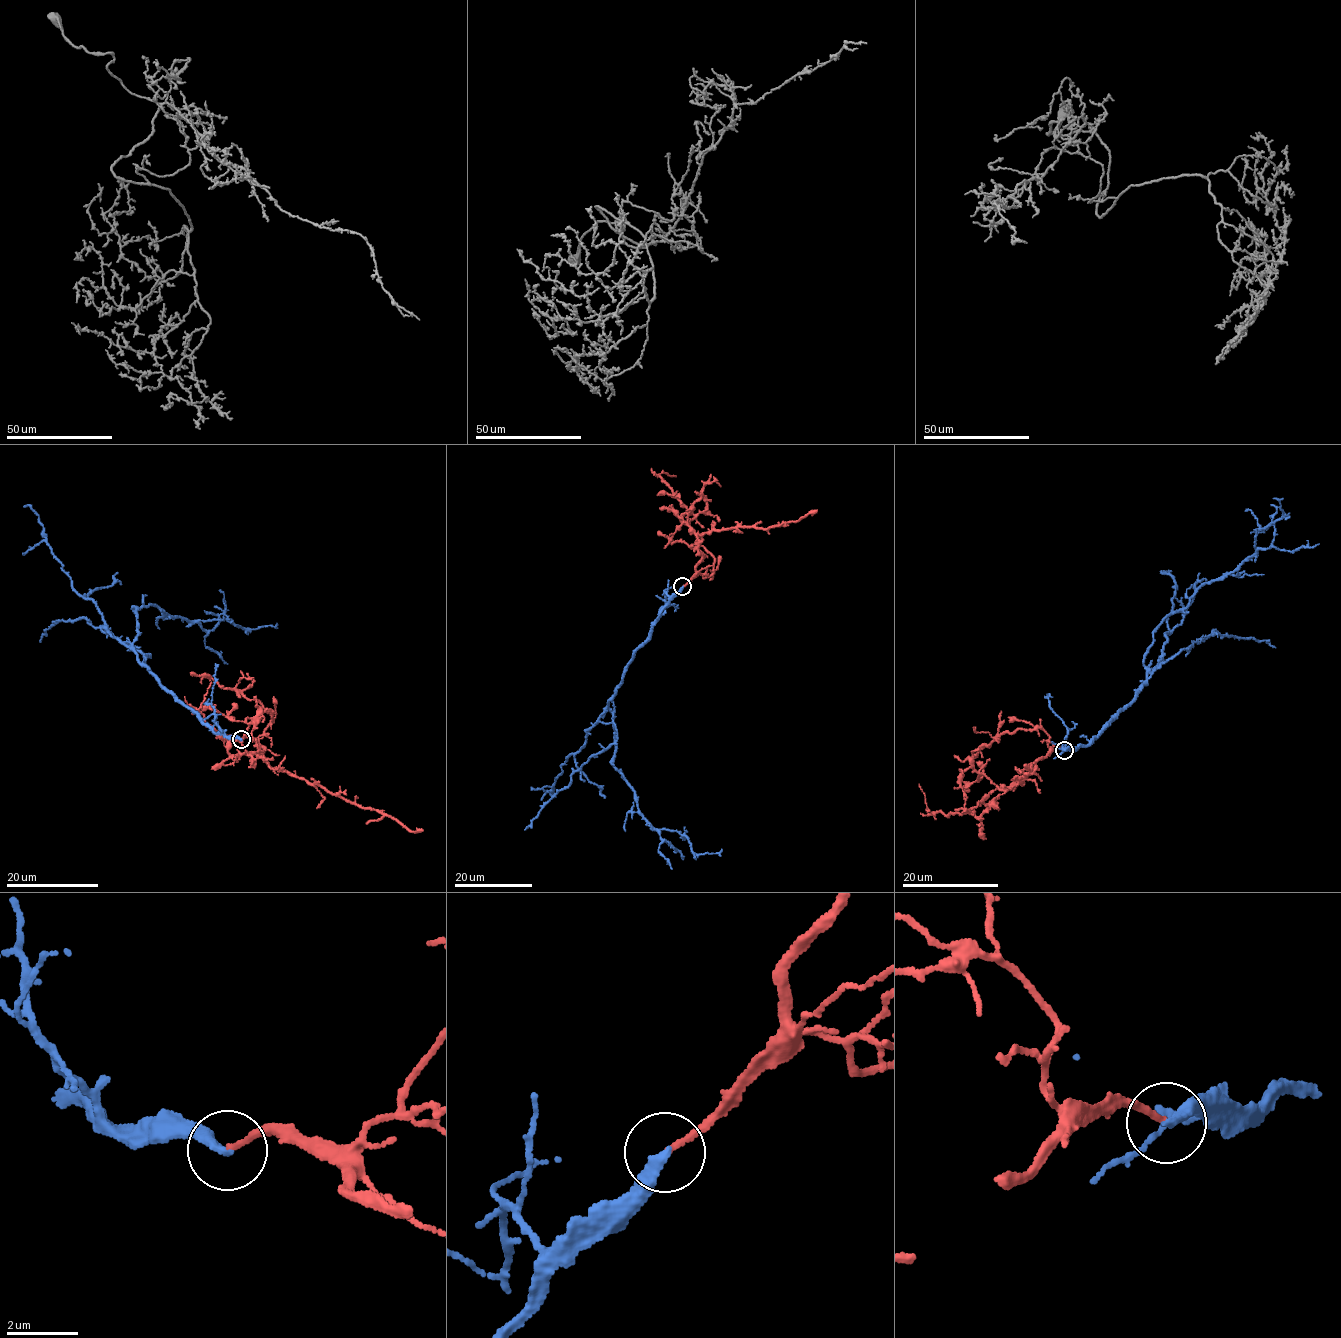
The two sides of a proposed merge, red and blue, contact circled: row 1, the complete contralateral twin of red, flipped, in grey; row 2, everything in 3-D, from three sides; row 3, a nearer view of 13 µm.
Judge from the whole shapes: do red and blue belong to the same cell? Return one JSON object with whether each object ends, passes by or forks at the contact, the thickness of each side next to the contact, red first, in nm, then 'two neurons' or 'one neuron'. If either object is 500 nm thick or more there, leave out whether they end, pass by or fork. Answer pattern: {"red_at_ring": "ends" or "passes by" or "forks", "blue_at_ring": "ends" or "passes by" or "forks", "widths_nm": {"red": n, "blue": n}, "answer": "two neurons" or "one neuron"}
{"red_at_ring": "ends", "blue_at_ring": "ends", "widths_nm": {"red": 160, "blue": 280}, "answer": "two neurons"}

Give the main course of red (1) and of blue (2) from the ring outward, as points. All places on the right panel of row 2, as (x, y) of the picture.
1: (1064, 750), (1057, 748), (1037, 760), (1022, 785), (1021, 776), (1033, 771), (1030, 764), (1029, 769), (1024, 765)
2: (1064, 750), (1089, 744), (1134, 700), (1153, 630), (1201, 585), (1254, 554), (1258, 530), (1283, 515), (1273, 498)

